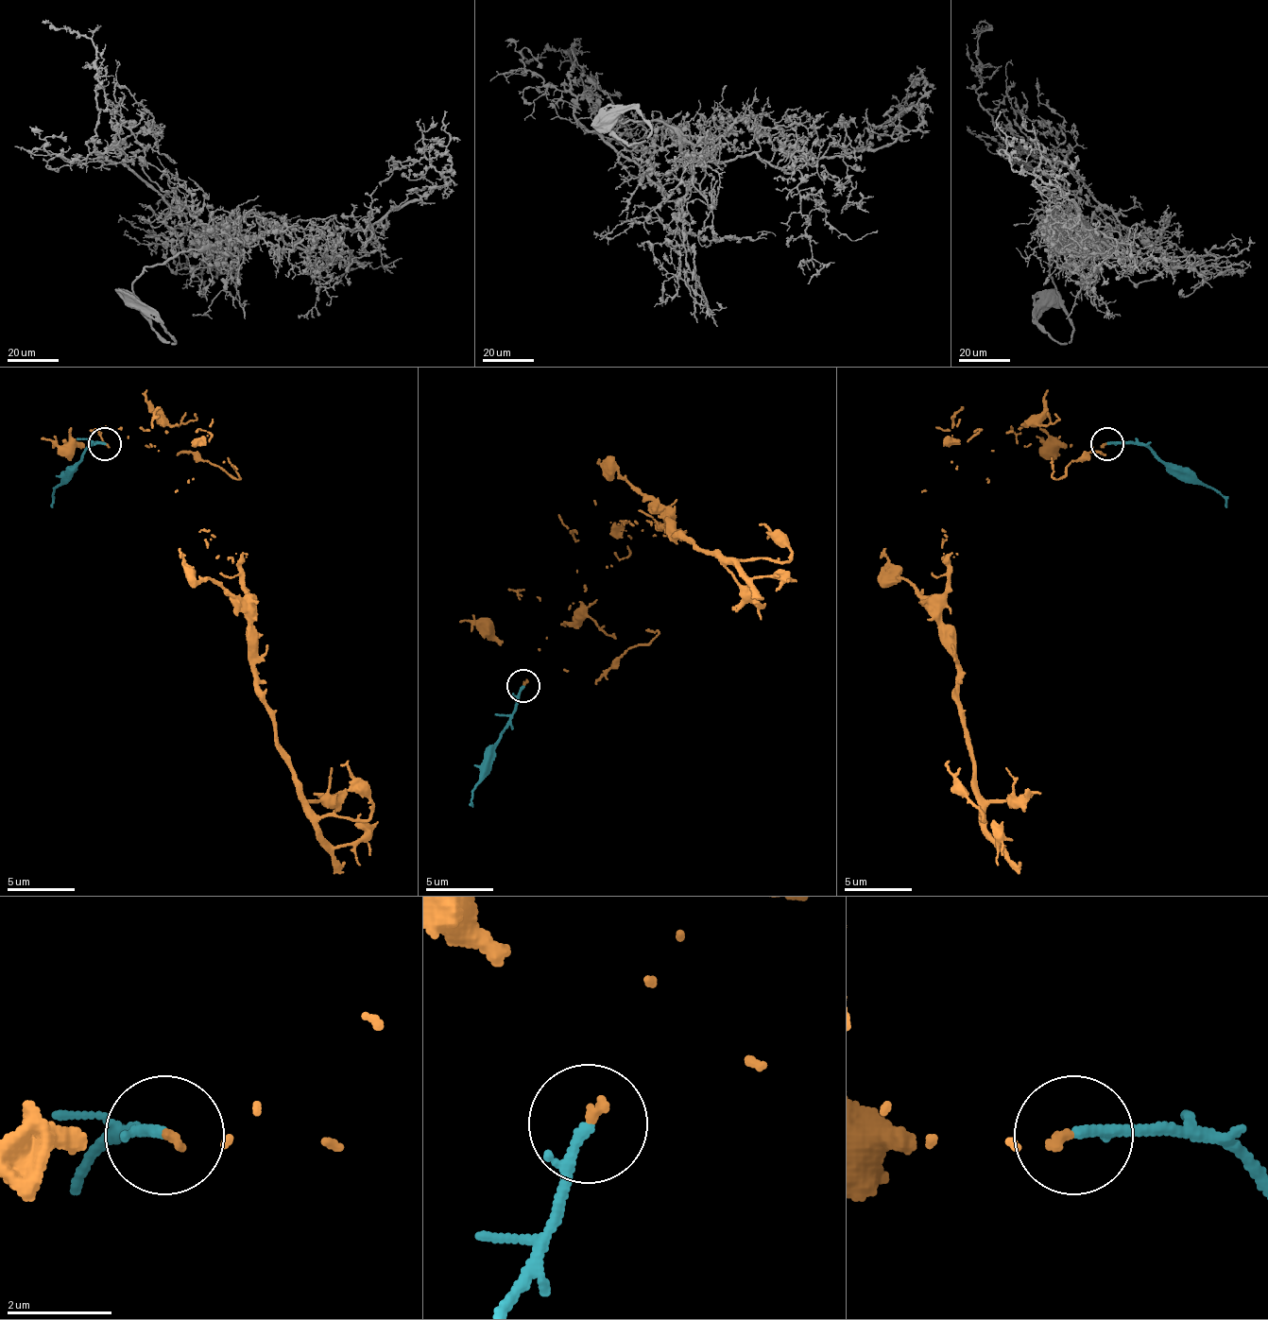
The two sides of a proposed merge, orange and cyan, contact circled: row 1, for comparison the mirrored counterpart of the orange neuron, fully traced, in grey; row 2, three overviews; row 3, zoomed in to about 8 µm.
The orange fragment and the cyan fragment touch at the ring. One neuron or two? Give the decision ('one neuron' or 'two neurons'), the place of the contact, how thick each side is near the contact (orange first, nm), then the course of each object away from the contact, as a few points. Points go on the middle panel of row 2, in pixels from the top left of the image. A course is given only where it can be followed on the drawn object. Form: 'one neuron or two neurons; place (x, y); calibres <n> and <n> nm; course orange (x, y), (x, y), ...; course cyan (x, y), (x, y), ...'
one neuron; place (522, 686); calibres 120 and 190 nm; course orange (523, 685), (585, 584), (625, 557), (625, 526), (655, 533), (628, 520), (783, 560), (763, 522); course cyan (523, 685), (510, 726), (497, 742), (490, 769), (473, 793), (470, 806)

